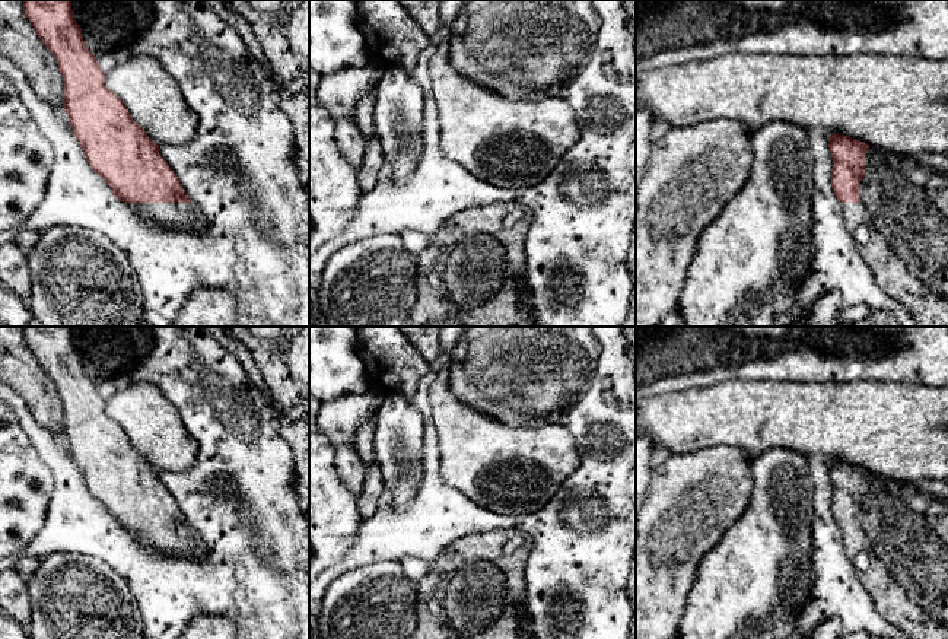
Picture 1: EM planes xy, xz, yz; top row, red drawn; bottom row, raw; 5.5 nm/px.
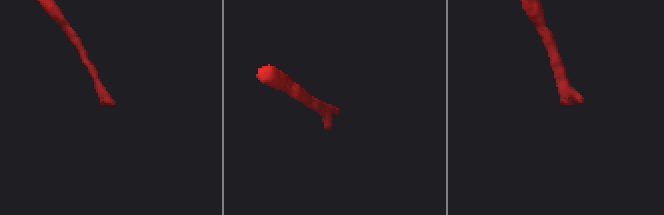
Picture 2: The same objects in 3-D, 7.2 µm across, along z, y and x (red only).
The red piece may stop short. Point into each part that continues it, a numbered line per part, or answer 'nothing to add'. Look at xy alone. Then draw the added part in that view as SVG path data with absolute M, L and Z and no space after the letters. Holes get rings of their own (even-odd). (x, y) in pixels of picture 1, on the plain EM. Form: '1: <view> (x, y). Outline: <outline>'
1: xy (181, 543). Outline: M137 530L133 531L149 553L184 559L203 559L206 546L200 535L191 530Z

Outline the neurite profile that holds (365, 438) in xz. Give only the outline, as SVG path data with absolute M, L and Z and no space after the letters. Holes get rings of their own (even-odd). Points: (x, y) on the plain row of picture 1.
M376 416L357 427L354 446L366 464L375 461L375 426Z

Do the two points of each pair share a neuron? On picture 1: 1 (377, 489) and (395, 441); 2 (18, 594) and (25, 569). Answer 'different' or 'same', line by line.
1: different
2: different

